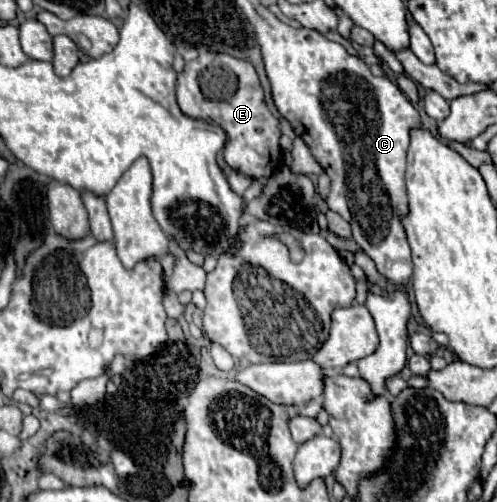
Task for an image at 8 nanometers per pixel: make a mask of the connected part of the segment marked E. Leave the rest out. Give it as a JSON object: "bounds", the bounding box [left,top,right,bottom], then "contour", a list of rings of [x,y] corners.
{"bounds":[176,54,282,178],"contour":[[[202,54],[196,60],[186,62],[182,74],[184,76],[178,74],[176,90],[180,110],[192,118],[212,118],[224,128],[228,134],[224,160],[230,168],[250,178],[268,178],[282,164],[282,150],[278,146],[280,130],[278,120],[270,114],[264,102],[264,92],[254,66],[234,56]]]}

